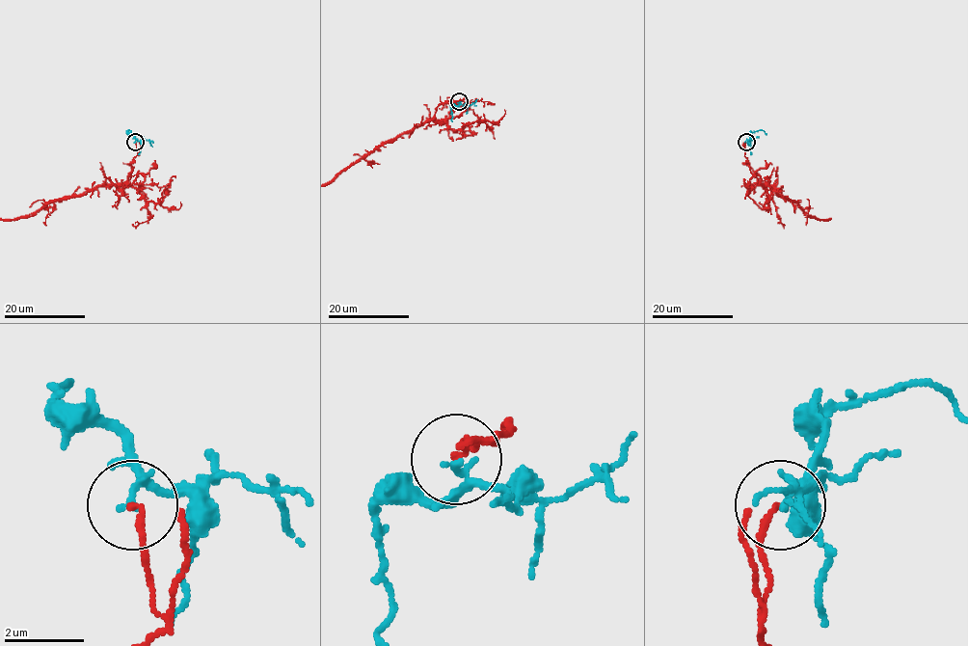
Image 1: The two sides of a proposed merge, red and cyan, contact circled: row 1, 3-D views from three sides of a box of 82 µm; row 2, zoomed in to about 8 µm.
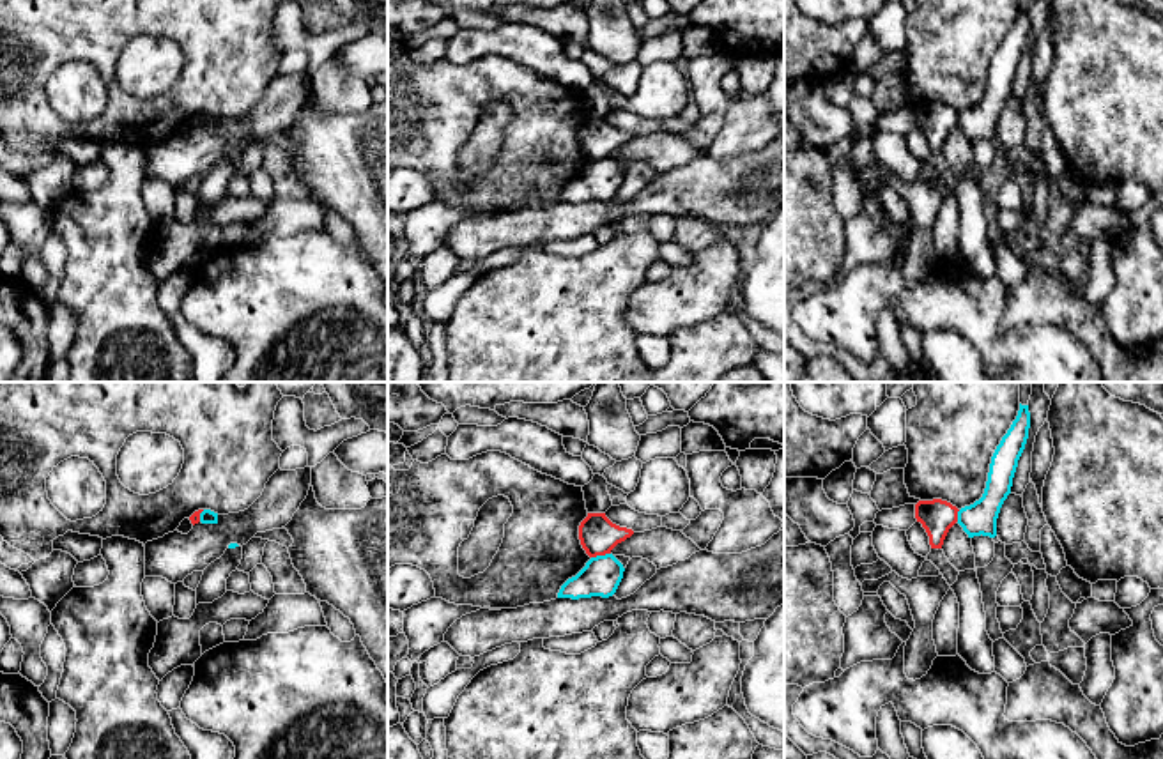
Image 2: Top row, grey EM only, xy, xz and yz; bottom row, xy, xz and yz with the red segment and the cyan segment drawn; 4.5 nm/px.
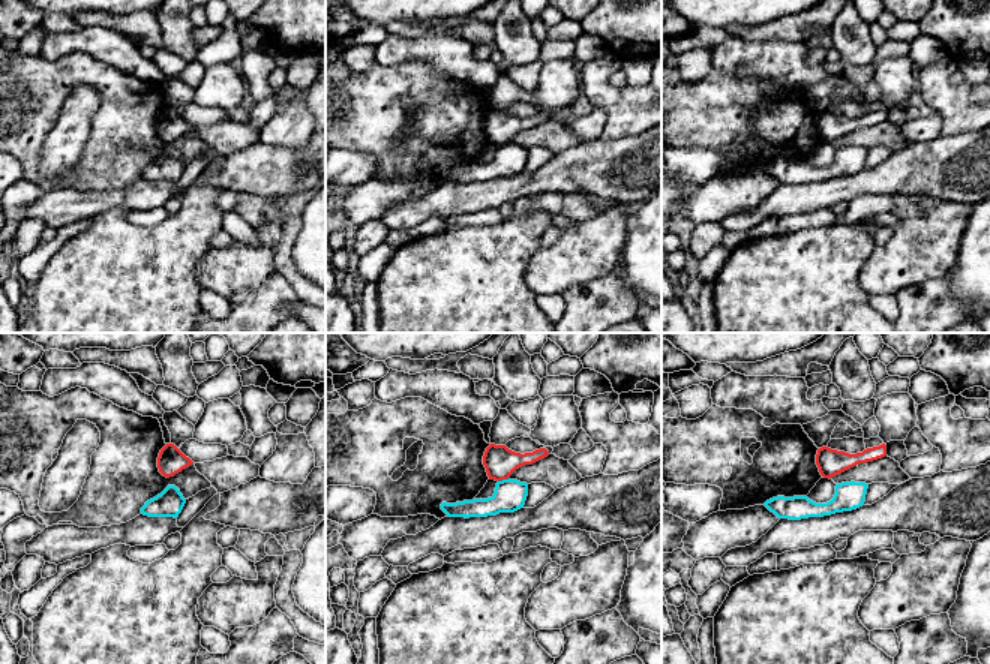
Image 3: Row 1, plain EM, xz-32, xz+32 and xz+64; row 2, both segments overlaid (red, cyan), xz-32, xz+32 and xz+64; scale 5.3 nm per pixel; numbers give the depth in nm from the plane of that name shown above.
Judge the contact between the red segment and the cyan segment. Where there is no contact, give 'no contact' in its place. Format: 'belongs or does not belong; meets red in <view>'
does not belong; meets red in xz

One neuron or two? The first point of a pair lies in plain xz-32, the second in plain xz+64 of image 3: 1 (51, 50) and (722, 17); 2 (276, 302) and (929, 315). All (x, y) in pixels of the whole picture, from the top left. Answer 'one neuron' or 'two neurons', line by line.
1: two neurons
2: one neuron

